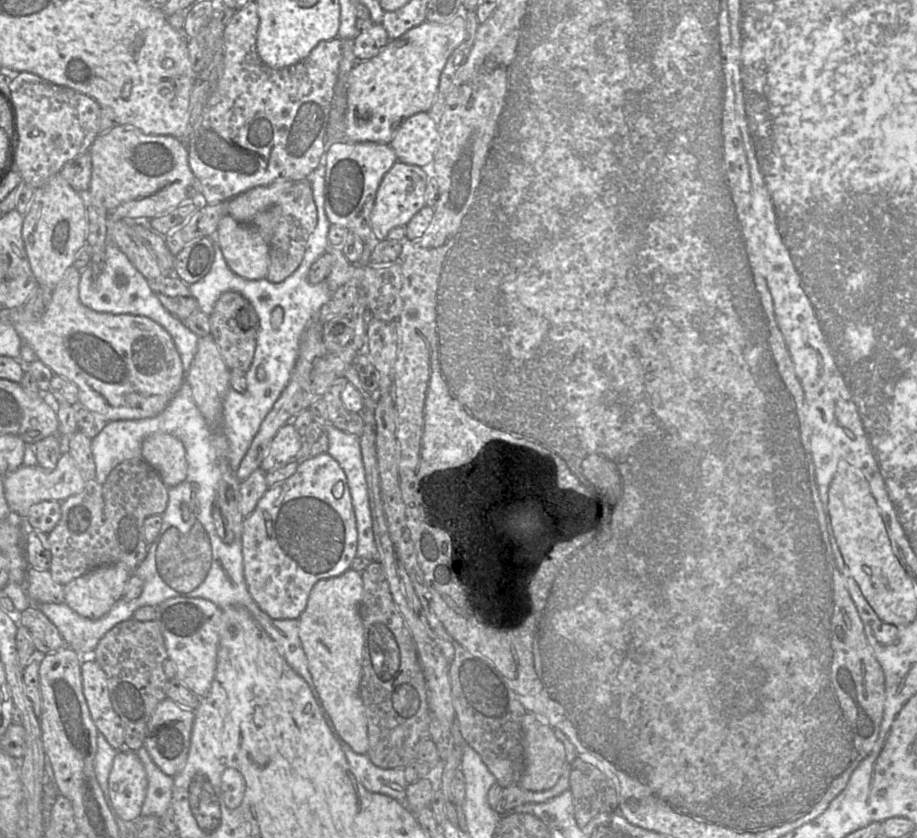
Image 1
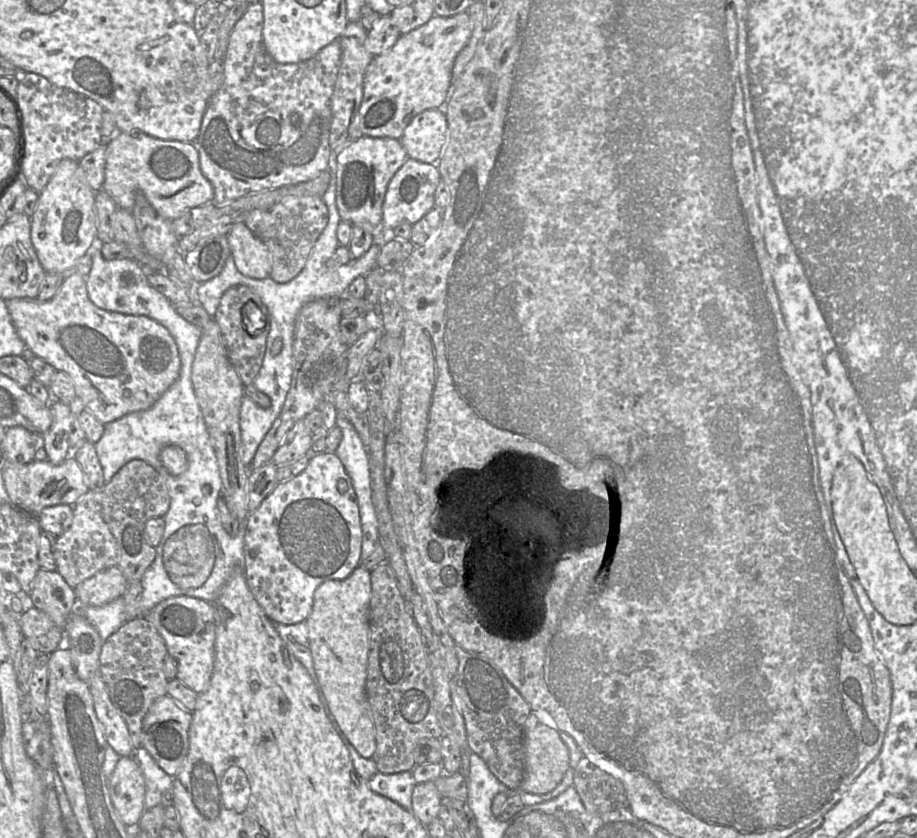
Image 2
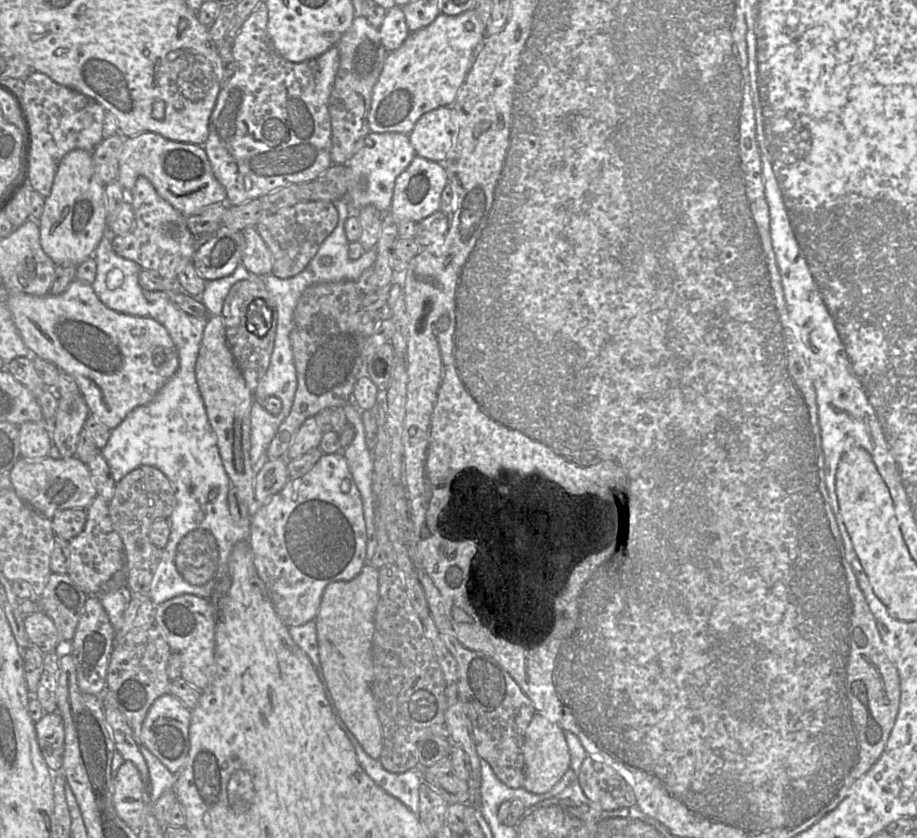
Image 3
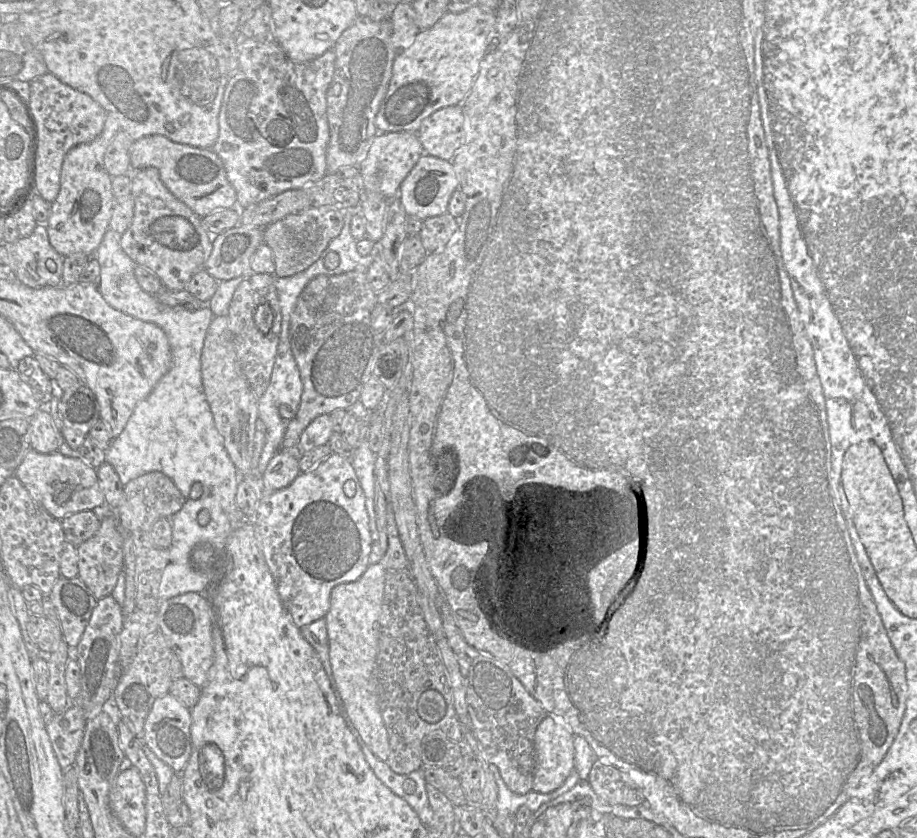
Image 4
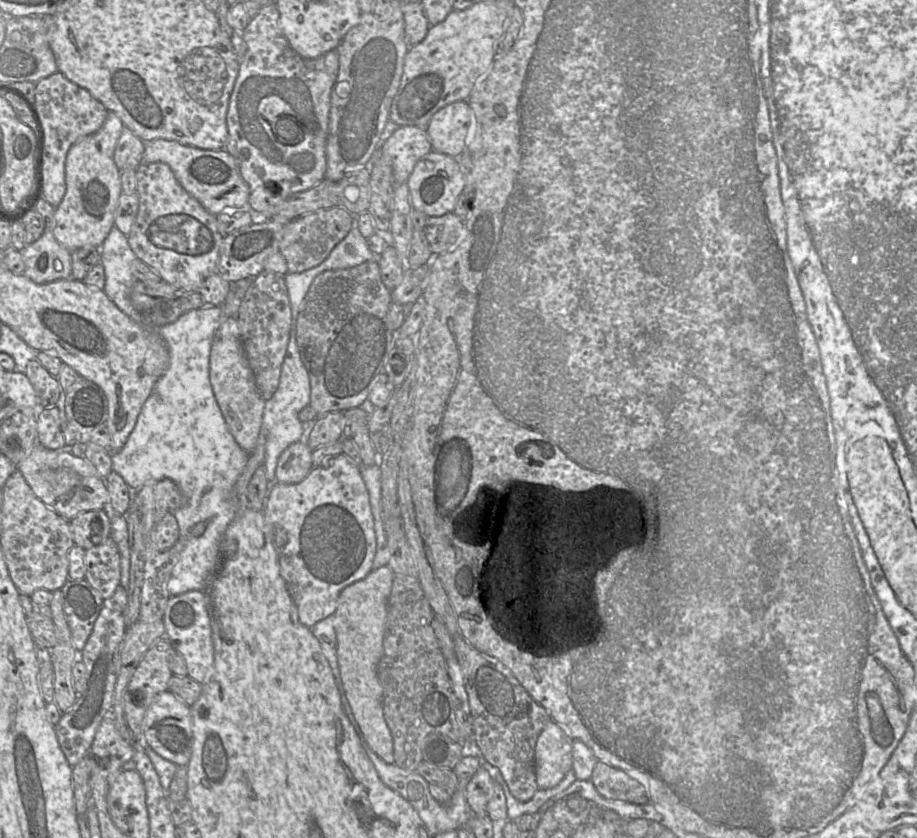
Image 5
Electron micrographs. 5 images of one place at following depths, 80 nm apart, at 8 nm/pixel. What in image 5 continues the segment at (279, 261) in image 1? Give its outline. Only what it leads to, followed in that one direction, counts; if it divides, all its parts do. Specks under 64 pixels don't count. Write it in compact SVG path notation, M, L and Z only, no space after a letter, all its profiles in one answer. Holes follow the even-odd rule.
M328 208L288 221L279 245L279 253L286 259L288 273L306 271L326 260L333 248L348 235L355 218L343 208Z

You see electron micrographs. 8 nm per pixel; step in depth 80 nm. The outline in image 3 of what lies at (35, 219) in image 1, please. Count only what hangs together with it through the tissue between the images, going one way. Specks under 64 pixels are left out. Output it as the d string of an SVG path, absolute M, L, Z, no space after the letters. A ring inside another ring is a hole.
M74 149L60 161L39 219L40 244L57 265L79 265L93 256L103 236L114 238L107 226L104 188L95 174L92 151Z

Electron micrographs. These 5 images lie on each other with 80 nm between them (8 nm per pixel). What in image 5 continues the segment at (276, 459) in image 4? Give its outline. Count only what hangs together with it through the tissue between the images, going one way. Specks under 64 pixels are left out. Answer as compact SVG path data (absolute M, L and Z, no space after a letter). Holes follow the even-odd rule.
M295 442L289 445L278 458L275 482L297 484L304 480L314 467L312 450L305 442Z

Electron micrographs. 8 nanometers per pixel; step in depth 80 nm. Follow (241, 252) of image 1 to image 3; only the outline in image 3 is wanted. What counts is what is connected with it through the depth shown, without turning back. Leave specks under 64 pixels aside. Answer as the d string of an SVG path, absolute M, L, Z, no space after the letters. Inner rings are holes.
M248 227L242 232L245 237L245 248L241 265L257 276L271 274L273 265L272 254L260 234L255 227Z

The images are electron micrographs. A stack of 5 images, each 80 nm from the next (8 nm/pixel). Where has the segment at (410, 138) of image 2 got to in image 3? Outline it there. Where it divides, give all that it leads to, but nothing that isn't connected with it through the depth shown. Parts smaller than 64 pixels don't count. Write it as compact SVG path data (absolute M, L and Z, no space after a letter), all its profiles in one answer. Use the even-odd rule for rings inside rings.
M451 106L423 114L408 134L417 156L441 163L452 148L454 133Z

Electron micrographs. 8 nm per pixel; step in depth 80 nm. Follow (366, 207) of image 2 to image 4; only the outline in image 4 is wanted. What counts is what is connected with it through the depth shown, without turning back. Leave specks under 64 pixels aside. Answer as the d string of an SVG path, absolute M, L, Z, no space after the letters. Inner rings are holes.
M408 131L378 133L358 165L363 178L364 192L378 192L389 201L394 199L398 196L401 183L424 153L417 133Z

